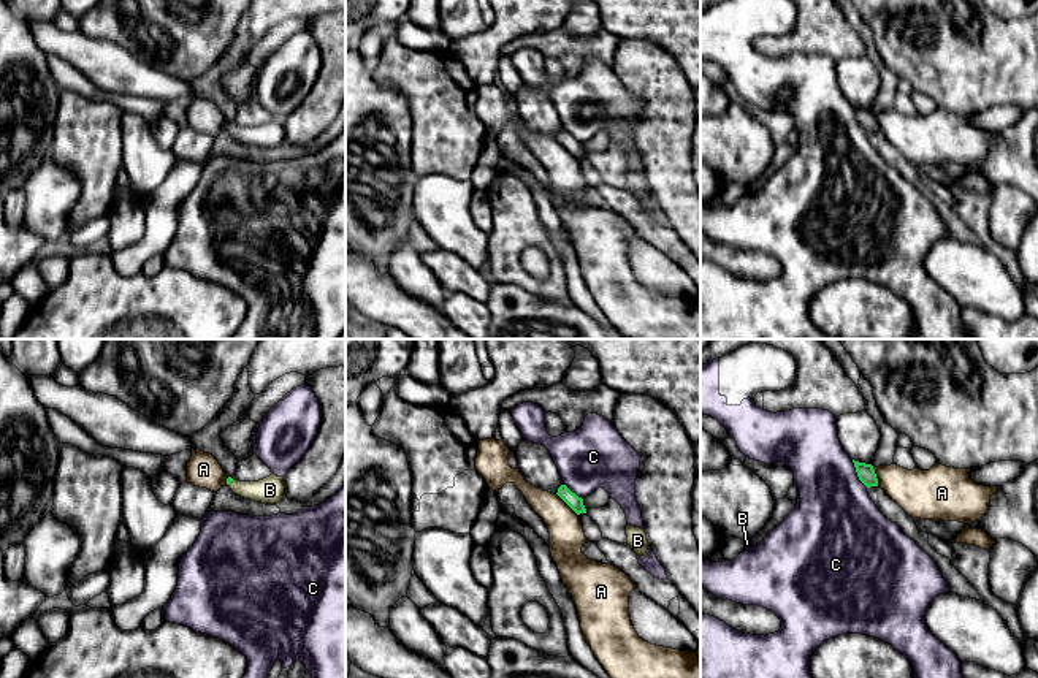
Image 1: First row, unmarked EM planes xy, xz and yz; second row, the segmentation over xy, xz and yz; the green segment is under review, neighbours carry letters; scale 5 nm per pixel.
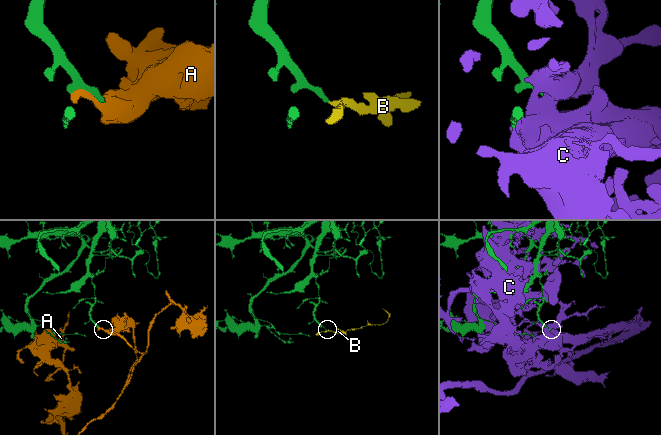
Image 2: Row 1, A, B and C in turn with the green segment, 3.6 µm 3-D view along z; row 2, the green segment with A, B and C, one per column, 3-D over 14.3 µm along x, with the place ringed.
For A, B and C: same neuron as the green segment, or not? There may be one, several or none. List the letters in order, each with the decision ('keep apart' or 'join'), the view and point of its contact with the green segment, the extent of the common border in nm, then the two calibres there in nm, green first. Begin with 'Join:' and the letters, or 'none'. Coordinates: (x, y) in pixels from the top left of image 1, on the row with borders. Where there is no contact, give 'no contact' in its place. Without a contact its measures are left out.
Join: B
A: keep apart; meets green in xz at (566, 502); contact 160 nm long; 70 nm thick on the green side, 180 nm on the other
B: join; meets green in xy at (230, 482); contact 40 nm long; 30 nm thick on the green side, 140 nm on the other
C: keep apart; meets green in yz at (858, 474); contact 170 nm long; 90 nm thick on the green side, 420 nm on the other

